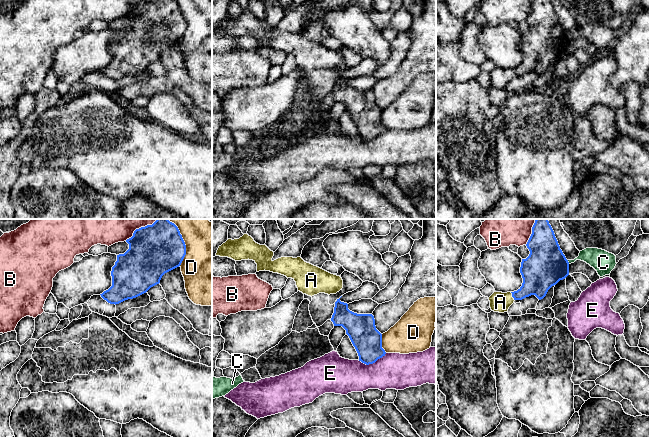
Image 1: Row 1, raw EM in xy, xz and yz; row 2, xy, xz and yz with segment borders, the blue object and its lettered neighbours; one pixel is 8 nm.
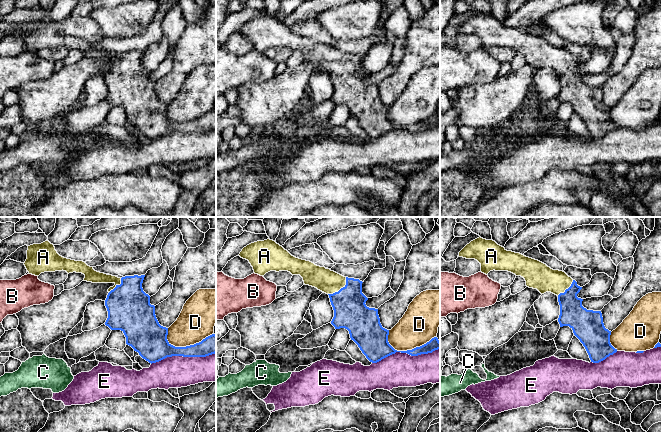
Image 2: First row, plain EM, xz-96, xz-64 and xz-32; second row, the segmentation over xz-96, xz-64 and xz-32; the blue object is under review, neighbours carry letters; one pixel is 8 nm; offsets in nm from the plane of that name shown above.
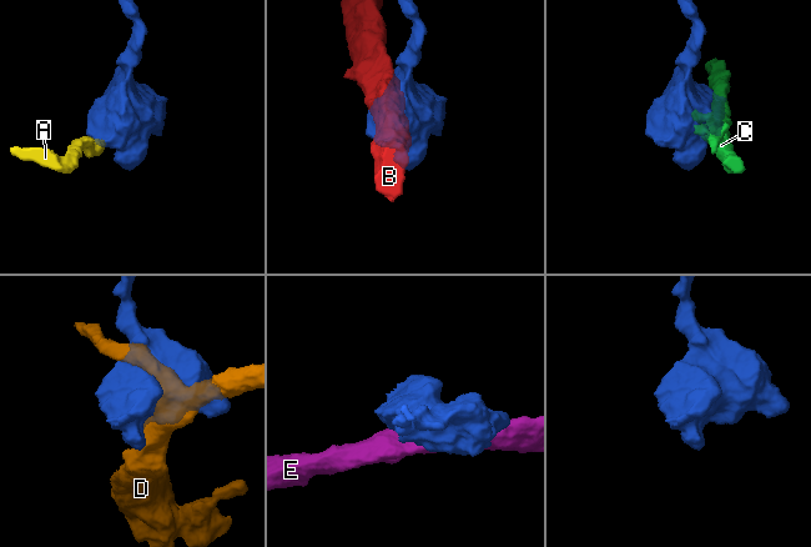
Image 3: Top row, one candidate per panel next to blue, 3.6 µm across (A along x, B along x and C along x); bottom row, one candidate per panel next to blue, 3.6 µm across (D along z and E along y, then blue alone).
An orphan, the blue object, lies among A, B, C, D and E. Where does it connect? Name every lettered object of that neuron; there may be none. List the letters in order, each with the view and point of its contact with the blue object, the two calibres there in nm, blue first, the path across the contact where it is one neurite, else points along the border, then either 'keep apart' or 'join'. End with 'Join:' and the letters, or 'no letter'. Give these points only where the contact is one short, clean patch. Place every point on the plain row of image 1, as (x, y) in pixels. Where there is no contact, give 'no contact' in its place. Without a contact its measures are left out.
A: contact yz (512, 72); calibres 240 and 160 nm; join
B: contact xy (137, 5); calibres 400 and 180 nm; keep apart
C: contact yz (568, 38); calibres 320 and 170 nm; keep apart
D: contact xy (185, 21); calibres 400 and 440 nm; keep apart
E: contact xz (372, 139); calibres 240 and 280 nm; keep apart
Join: A

